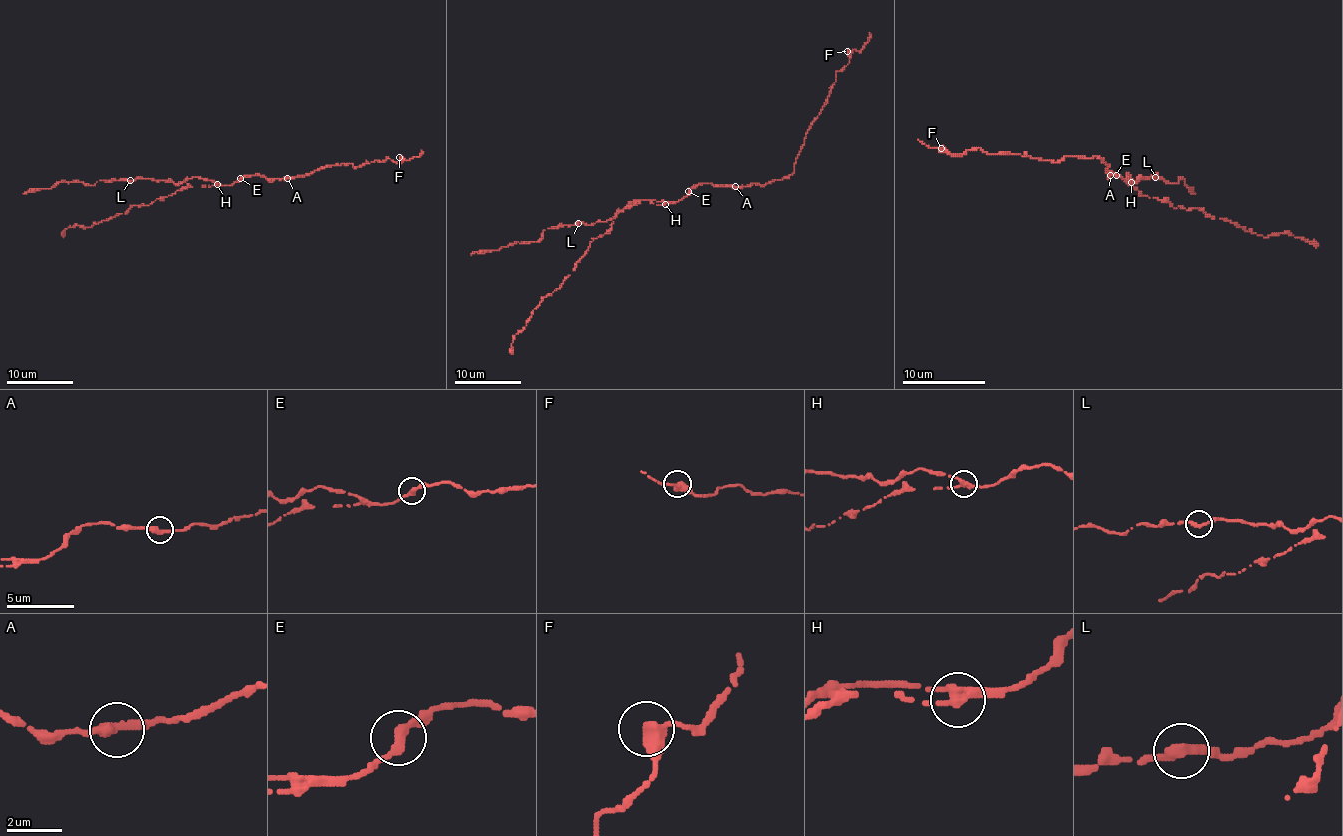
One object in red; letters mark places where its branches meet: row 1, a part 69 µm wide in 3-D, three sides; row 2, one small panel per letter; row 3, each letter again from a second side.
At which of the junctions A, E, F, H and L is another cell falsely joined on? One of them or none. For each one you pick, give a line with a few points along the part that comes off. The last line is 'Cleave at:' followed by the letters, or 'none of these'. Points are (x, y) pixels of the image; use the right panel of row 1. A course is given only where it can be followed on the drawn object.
H: (1130, 181), (1128, 185), (1143, 196), (1199, 208), (1264, 237), (1283, 233), (1318, 246)
Cleave at: H

